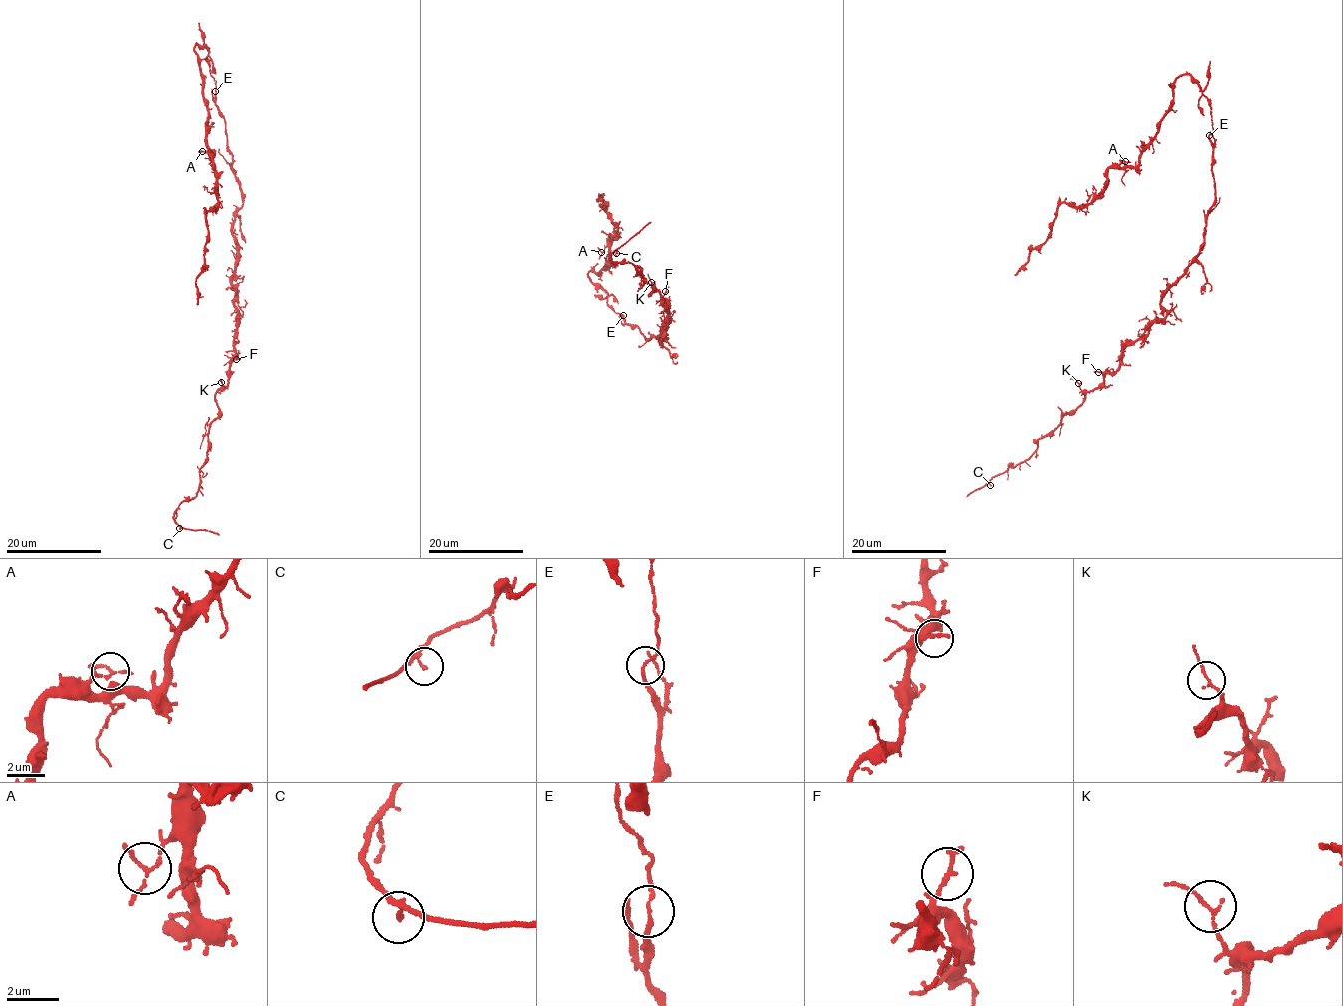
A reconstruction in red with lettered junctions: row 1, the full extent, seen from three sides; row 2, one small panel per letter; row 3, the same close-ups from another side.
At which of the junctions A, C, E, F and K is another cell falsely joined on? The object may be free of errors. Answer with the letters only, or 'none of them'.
E

